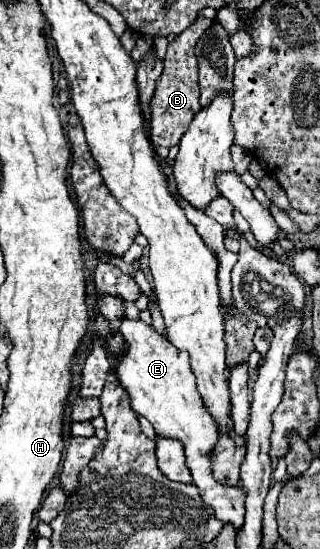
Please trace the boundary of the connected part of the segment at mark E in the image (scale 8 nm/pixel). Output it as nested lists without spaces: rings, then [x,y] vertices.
[[[121,317],[119,333],[125,339],[127,349],[117,357],[115,375],[129,395],[131,409],[135,413],[147,417],[147,421],[153,425],[153,429],[159,435],[175,437],[183,443],[185,455],[187,455],[187,467],[193,475],[193,483],[199,487],[201,499],[213,507],[215,517],[223,523],[231,523],[235,529],[243,525],[245,517],[245,493],[241,487],[227,487],[219,485],[211,475],[209,465],[209,453],[219,437],[219,431],[215,429],[215,421],[211,421],[211,415],[207,409],[203,409],[203,399],[199,397],[195,375],[189,367],[189,357],[185,351],[179,351],[165,335],[157,333],[153,325],[147,325],[141,319],[127,319]]]

